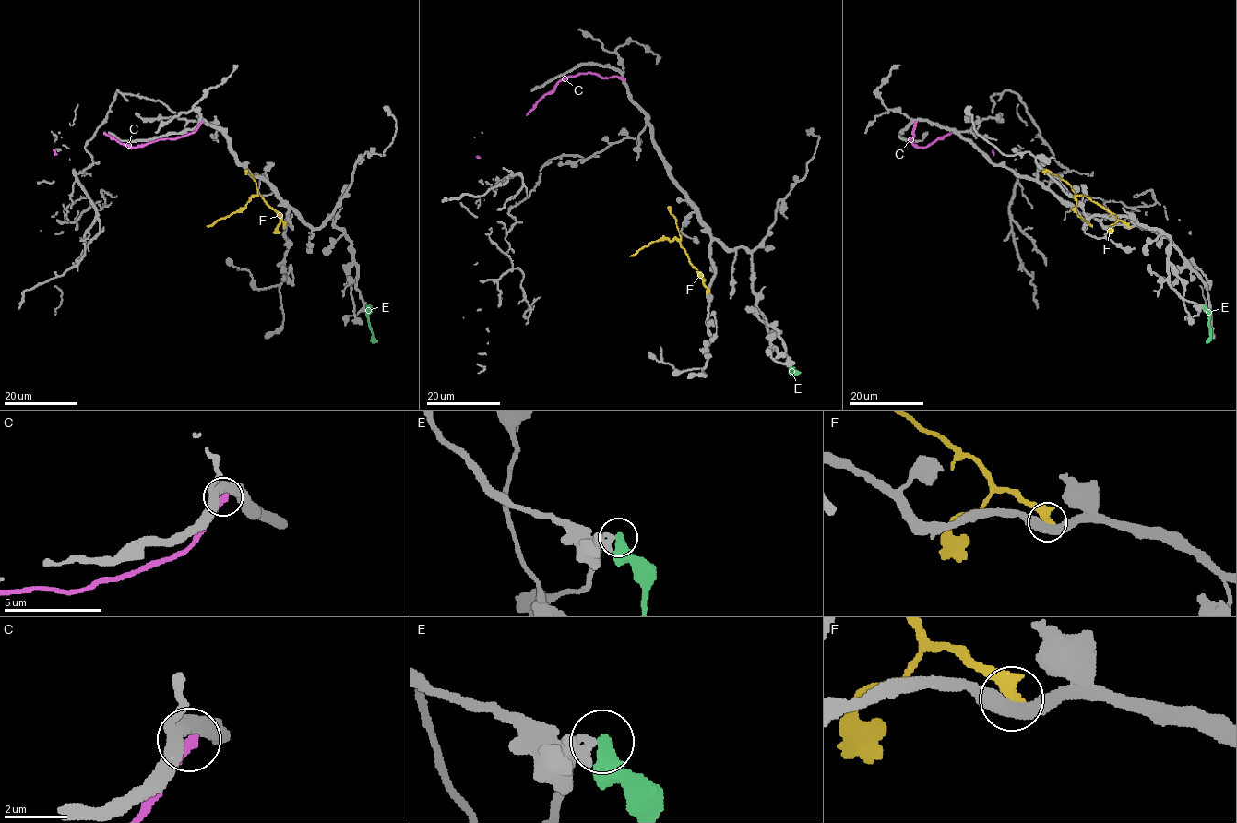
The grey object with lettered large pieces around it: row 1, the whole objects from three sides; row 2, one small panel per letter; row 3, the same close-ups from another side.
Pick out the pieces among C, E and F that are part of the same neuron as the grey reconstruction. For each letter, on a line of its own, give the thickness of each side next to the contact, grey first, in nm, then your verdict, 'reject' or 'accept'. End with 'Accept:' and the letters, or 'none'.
C: 400 nm thick on the grey side, 320 nm on the other; reject
E: 320 nm thick on the grey side, 600 nm on the other; accept
F: 440 nm thick on the grey side, 550 nm on the other; reject
Accept: E

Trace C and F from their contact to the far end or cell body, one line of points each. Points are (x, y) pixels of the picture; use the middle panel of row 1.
C: (624, 79), (582, 73), (563, 78), (527, 115), (477, 158)
F: (707, 292), (702, 275), (674, 238), (659, 239), (630, 256)

